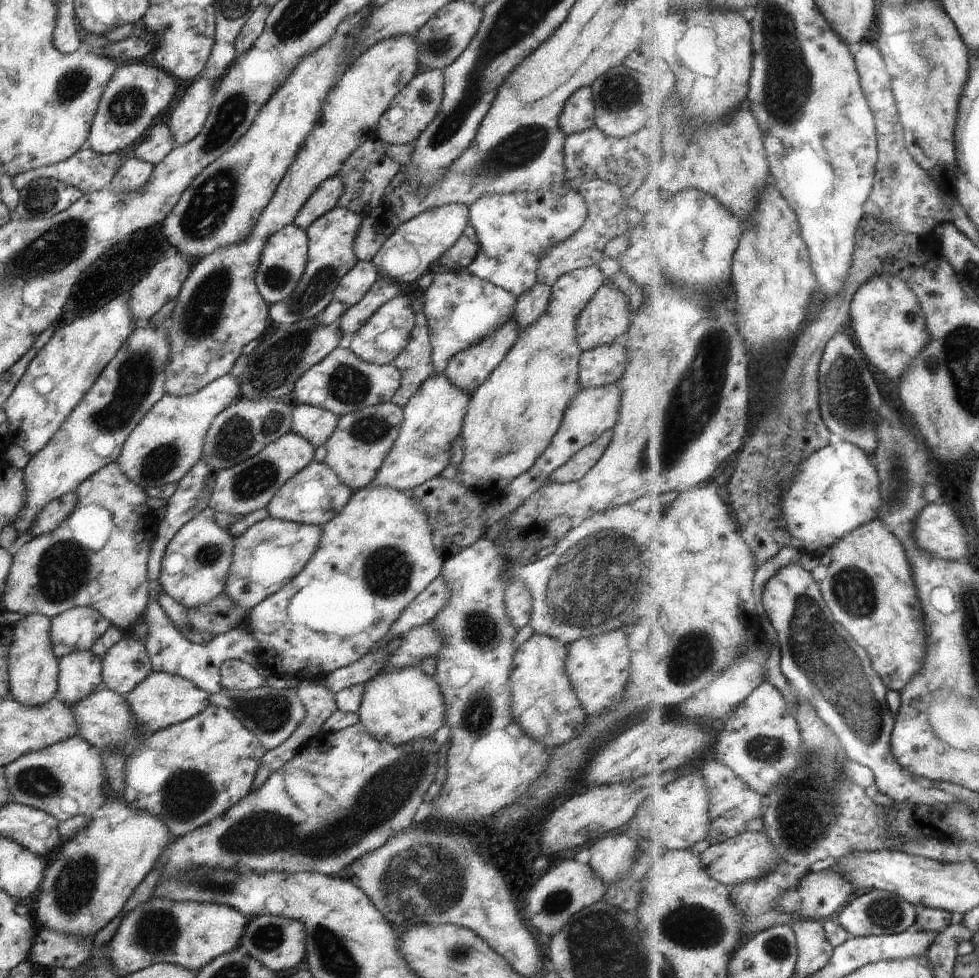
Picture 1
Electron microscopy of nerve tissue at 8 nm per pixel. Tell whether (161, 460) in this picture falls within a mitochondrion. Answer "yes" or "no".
yes

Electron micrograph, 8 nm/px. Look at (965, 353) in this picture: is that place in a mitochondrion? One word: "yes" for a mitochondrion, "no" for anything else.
yes

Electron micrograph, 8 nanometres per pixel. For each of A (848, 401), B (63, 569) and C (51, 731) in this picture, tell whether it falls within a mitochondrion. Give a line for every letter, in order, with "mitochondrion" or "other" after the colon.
A: mitochondrion
B: mitochondrion
C: other

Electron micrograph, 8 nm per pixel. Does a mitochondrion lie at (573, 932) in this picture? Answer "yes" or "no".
yes

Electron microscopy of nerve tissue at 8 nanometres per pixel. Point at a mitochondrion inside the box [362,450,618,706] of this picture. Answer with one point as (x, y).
(482, 629)

